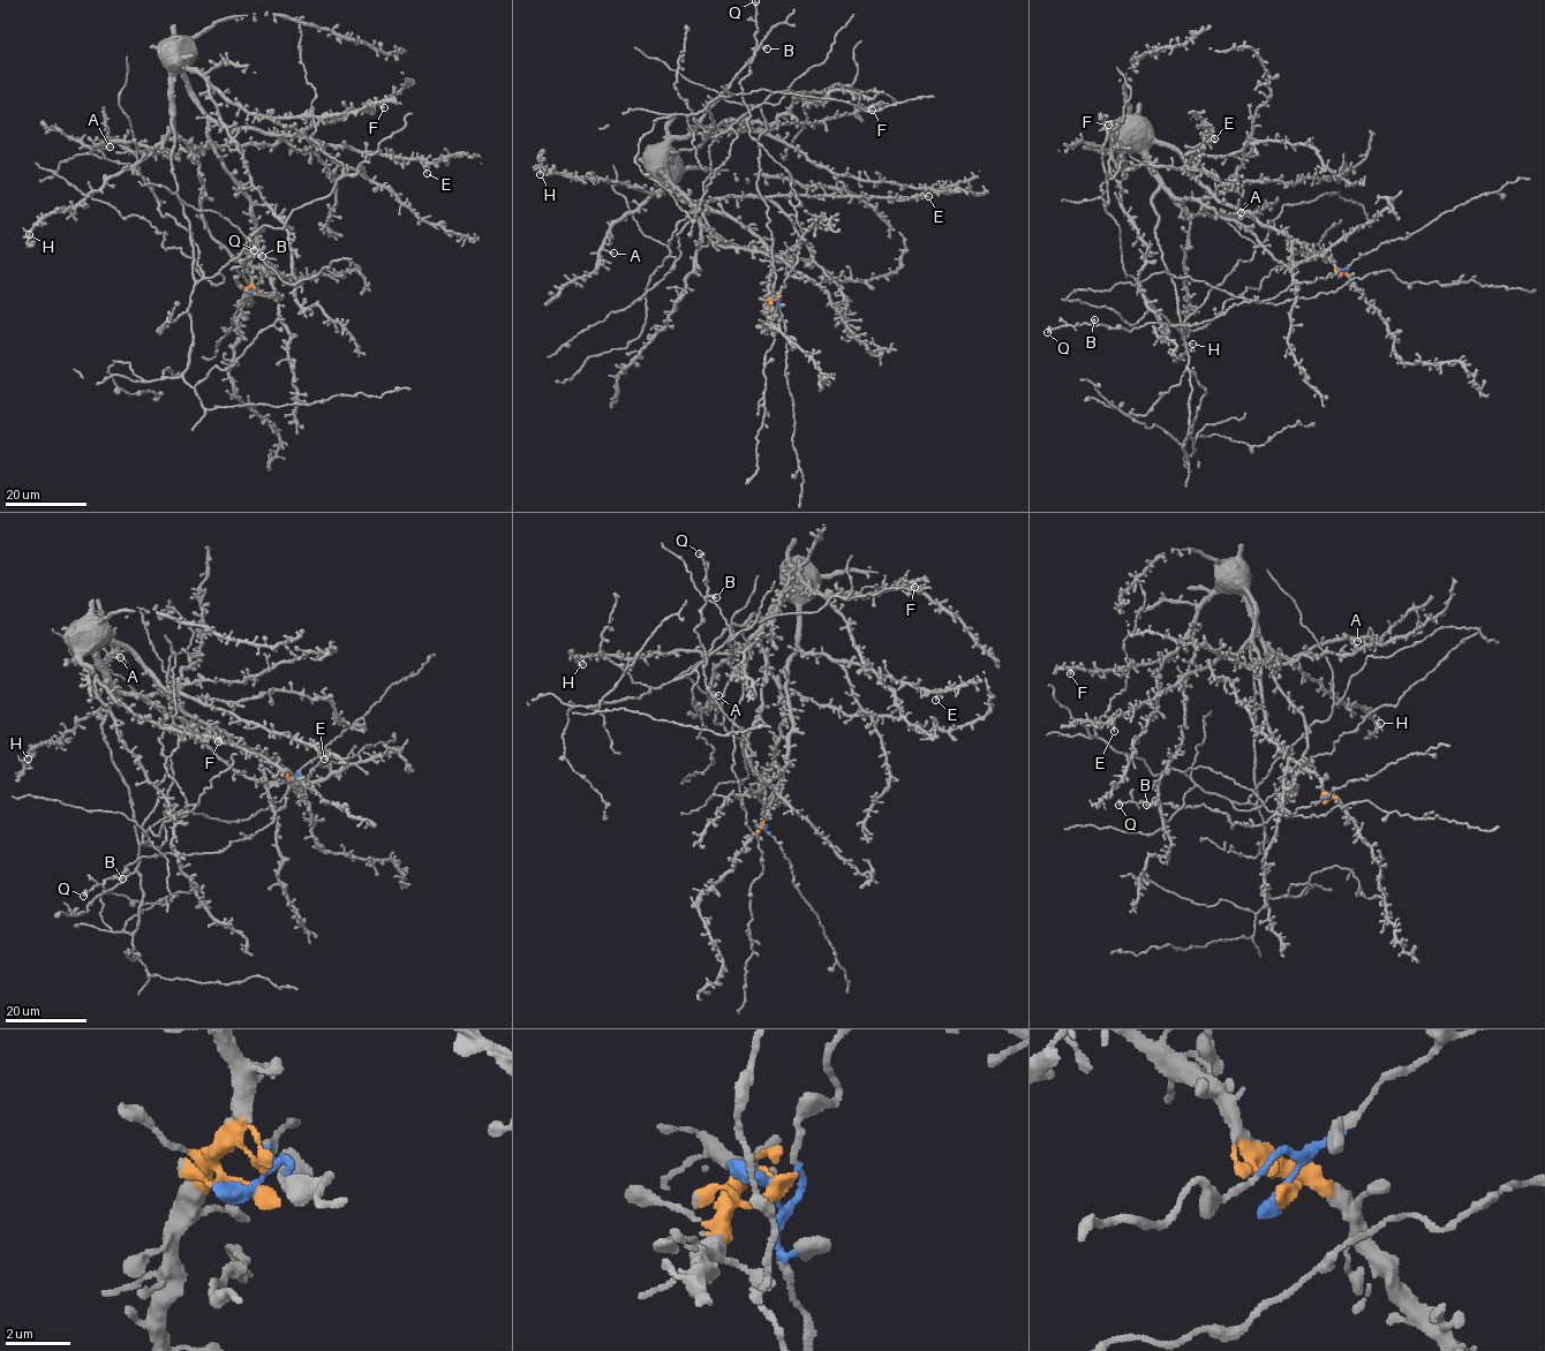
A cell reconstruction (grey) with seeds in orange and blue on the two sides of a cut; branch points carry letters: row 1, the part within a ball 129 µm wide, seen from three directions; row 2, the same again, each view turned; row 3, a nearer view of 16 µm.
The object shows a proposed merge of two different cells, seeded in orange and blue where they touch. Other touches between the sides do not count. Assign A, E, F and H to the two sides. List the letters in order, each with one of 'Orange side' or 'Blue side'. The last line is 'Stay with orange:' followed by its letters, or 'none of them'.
A: Orange side
E: Orange side
F: Orange side
H: Orange side
Stay with orange: A, E, F, H

